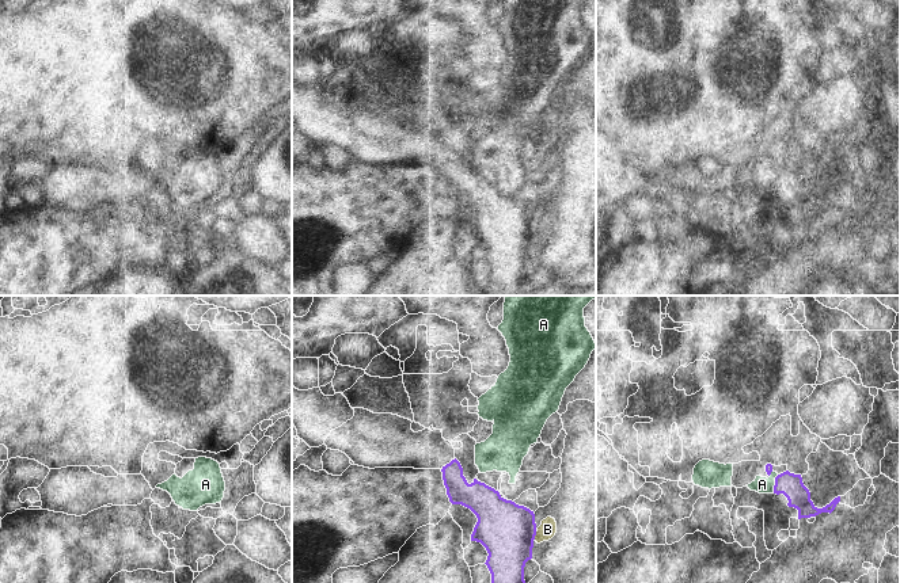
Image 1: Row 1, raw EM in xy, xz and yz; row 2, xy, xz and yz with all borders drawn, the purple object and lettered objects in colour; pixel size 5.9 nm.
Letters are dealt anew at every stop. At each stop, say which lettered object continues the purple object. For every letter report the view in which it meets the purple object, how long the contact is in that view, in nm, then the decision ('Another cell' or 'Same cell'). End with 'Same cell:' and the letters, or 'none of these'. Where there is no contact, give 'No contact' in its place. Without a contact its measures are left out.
A: Touches purple in yz. Shared border 120 nm. Another cell
B: Touches purple in xz. Shared border 50 nm. Another cell
Same cell: none of these.

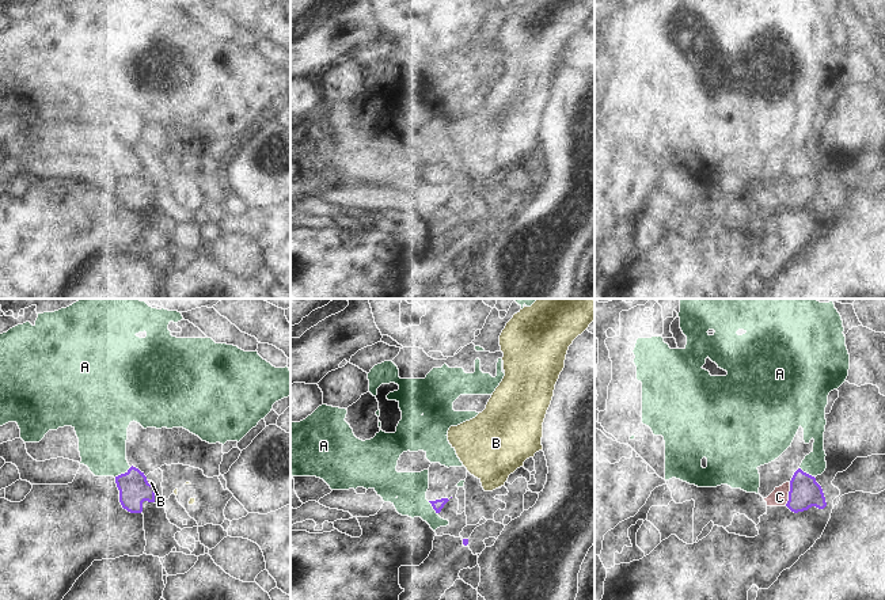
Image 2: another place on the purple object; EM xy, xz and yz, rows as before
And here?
A: Touches purple in xy. Shared border 120 nm. Another cell
B: Touches purple in xy. Shared border 70 nm. Another cell
C: Touches purple in yz. Shared border 150 nm. Same cell
Same cell: C.

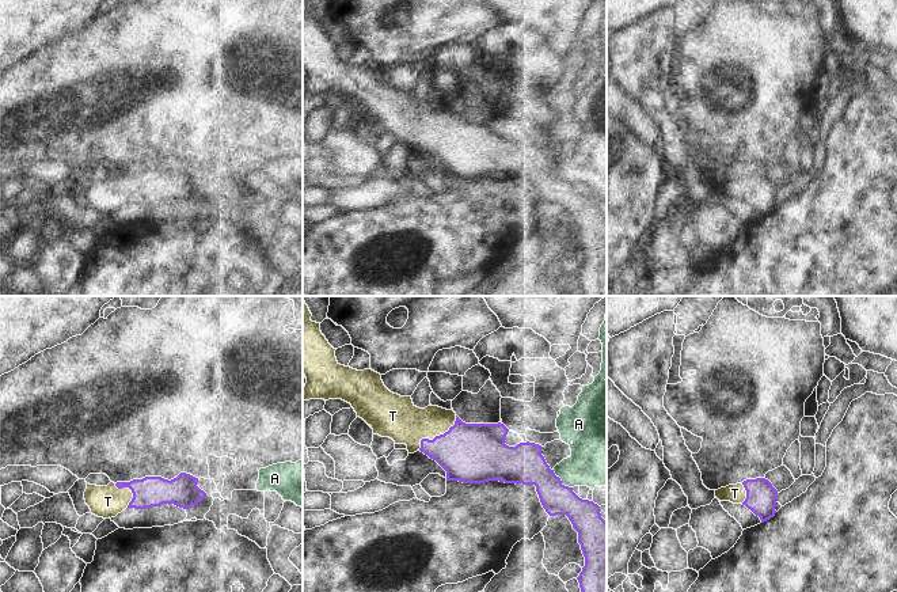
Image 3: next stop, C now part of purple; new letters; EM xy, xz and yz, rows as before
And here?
A: Touches purple in xz. Shared border 170 nm. Another cell
T: Touches purple in xz. Shared border 300 nm. Same cell
Same cell: T.

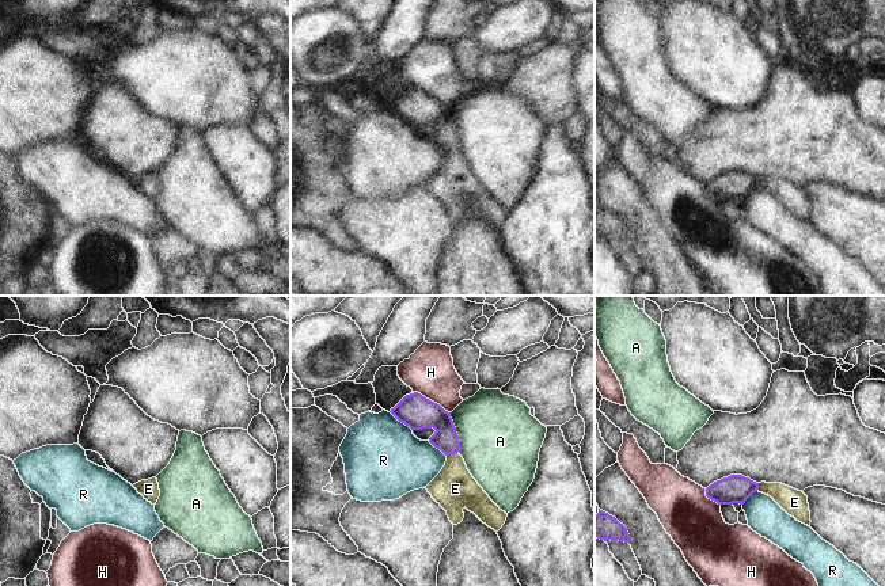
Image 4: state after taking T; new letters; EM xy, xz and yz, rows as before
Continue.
A: Touches purple in xz. Shared border 240 nm. Another cell
E: Touches purple in xz. Shared border 80 nm. Same cell
H: Touches purple in xz. Shared border 260 nm. Another cell
R: Touches purple in xz. Shared border 180 nm. Another cell
Same cell: E.

